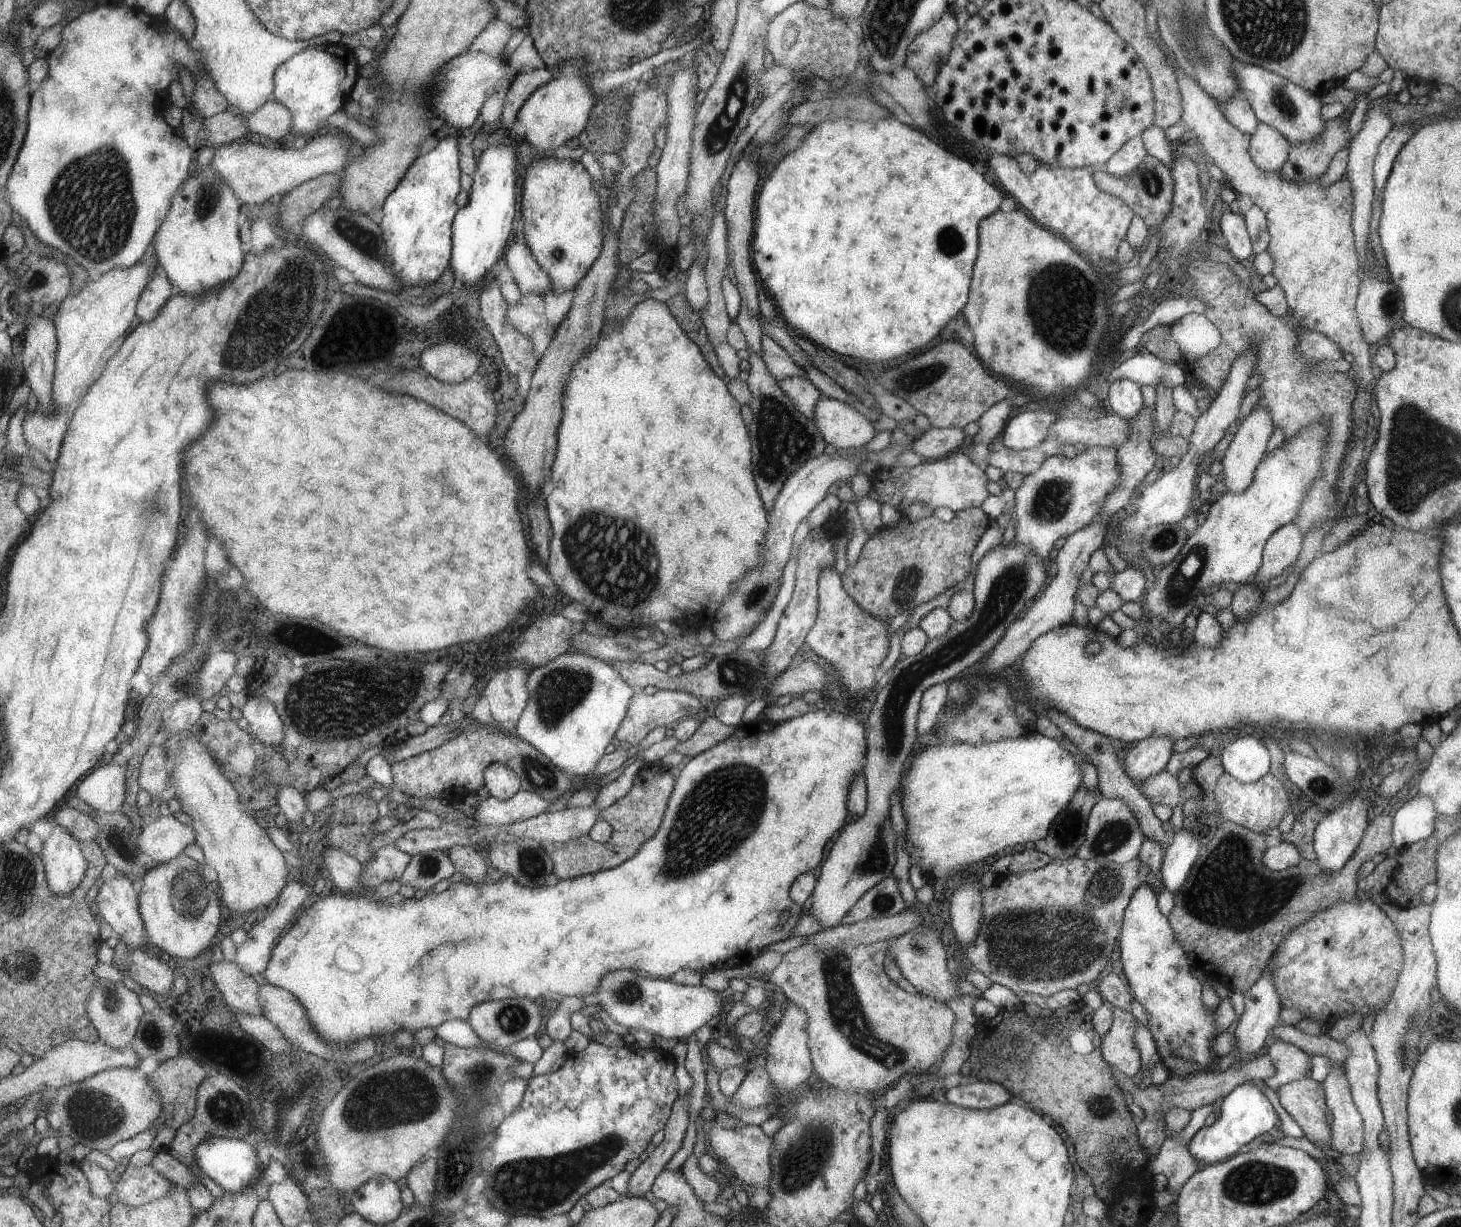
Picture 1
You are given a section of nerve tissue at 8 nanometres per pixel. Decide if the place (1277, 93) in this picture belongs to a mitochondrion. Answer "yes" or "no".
yes

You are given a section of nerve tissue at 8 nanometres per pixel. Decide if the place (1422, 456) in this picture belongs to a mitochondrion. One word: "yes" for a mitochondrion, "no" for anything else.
yes

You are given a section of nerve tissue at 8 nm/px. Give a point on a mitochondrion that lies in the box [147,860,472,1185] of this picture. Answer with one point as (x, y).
(400, 1096)

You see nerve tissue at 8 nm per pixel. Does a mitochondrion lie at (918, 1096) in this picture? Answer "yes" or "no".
no

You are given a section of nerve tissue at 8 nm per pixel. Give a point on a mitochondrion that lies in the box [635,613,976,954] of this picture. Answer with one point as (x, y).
(721, 810)

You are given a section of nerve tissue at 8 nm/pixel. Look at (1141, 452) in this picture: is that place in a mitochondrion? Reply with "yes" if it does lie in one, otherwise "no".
no

